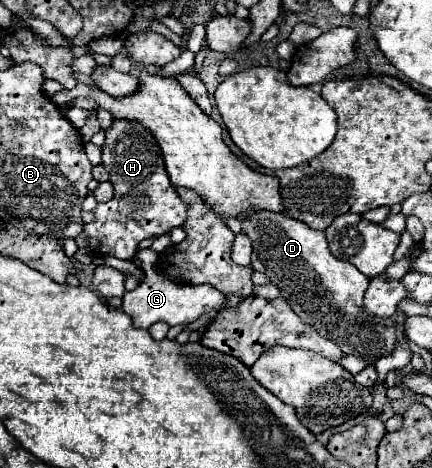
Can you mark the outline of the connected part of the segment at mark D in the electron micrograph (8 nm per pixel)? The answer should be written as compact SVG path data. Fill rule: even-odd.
M249 212L241 222L253 242L251 268L265 274L281 290L281 296L305 324L339 344L345 354L363 358L371 366L393 352L397 342L397 322L371 316L363 310L369 278L351 262L339 260L329 252L325 232L311 230L299 220L275 212Z

